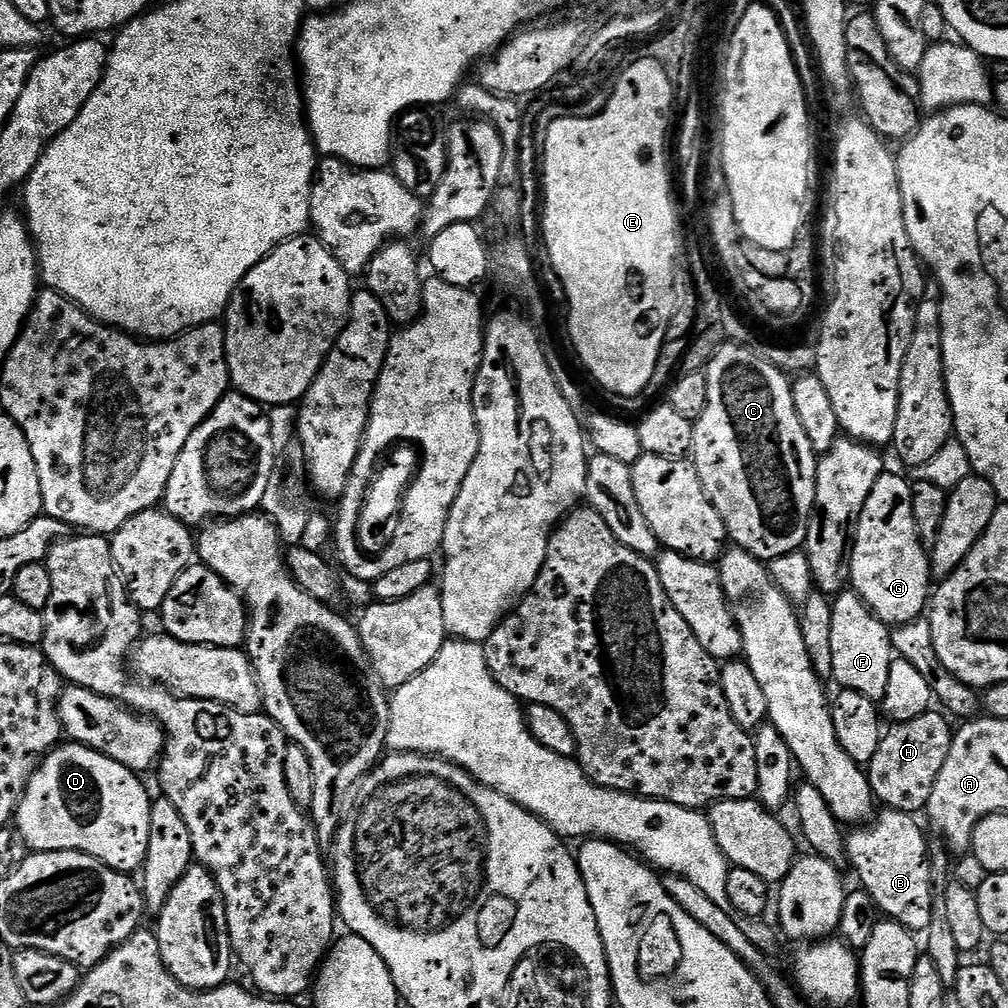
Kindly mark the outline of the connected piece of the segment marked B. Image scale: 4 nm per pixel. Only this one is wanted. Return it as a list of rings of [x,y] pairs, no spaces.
[[[893,808],[881,811],[867,826],[860,826],[856,832],[847,837],[846,860],[856,871],[856,876],[861,880],[863,891],[874,898],[881,913],[889,920],[897,920],[906,926],[913,934],[927,933],[932,917],[934,893],[932,891],[932,862],[930,859],[930,840],[924,837],[920,824],[911,812],[899,812]]]

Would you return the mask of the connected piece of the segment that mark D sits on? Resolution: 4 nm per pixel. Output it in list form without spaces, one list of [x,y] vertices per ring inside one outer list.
[[[64,742],[52,749],[43,760],[40,761],[40,767],[30,778],[26,786],[23,798],[16,808],[14,817],[14,828],[21,840],[32,852],[84,852],[87,856],[93,856],[94,859],[102,861],[106,866],[110,866],[116,872],[125,874],[136,874],[143,869],[146,850],[150,842],[150,810],[152,809],[153,797],[148,796],[144,789],[144,784],[137,773],[131,772],[126,766],[114,762],[114,758],[106,758],[106,754],[96,752],[92,748],[87,748],[85,744],[75,742]]]

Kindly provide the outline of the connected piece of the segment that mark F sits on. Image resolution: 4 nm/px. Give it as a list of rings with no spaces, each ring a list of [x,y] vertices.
[[[845,590],[832,600],[834,610],[834,627],[830,630],[830,650],[834,657],[831,679],[840,683],[841,689],[849,688],[866,698],[880,702],[886,694],[886,678],[890,678],[890,666],[894,659],[892,650],[892,633],[889,625],[883,624],[866,606],[859,594]]]

